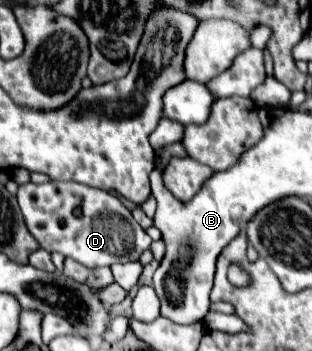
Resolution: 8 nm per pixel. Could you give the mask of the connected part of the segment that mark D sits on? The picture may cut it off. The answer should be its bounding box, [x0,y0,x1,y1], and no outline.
[16,182,152,268]

